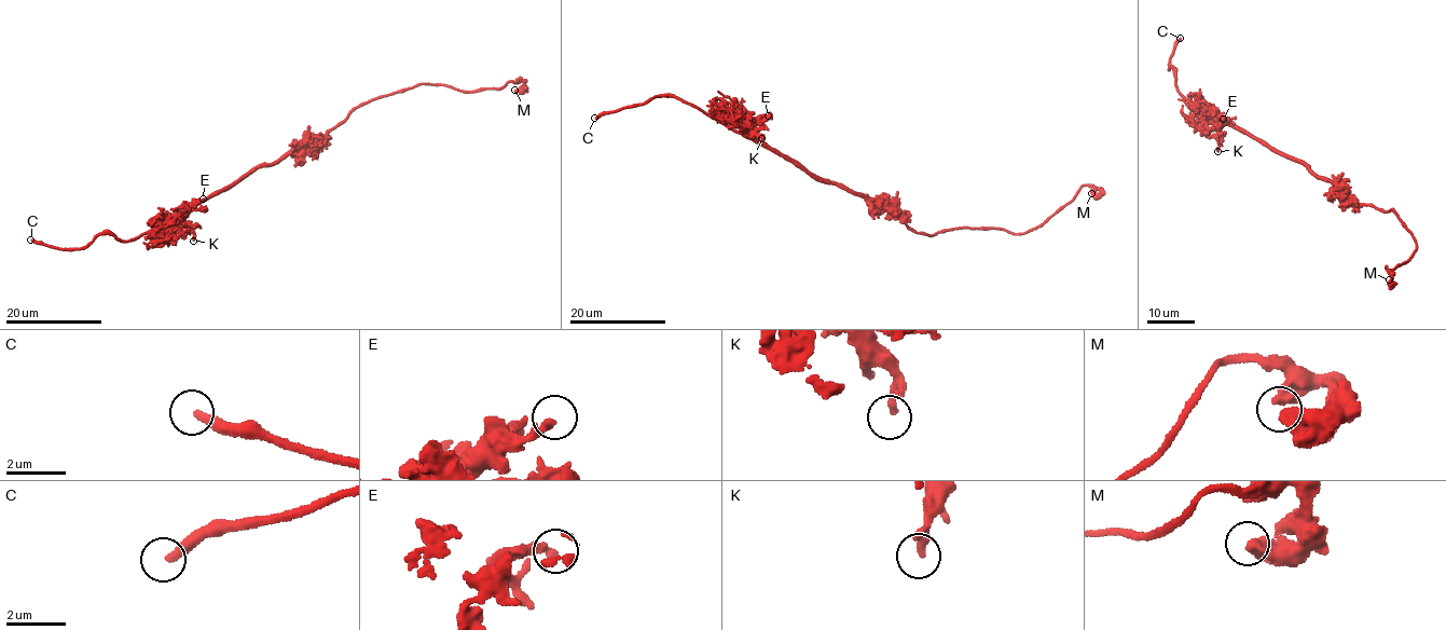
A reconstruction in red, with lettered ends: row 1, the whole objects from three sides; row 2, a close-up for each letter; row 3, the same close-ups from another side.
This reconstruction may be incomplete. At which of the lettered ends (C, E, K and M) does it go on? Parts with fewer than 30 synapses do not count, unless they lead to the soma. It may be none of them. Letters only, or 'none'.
C

